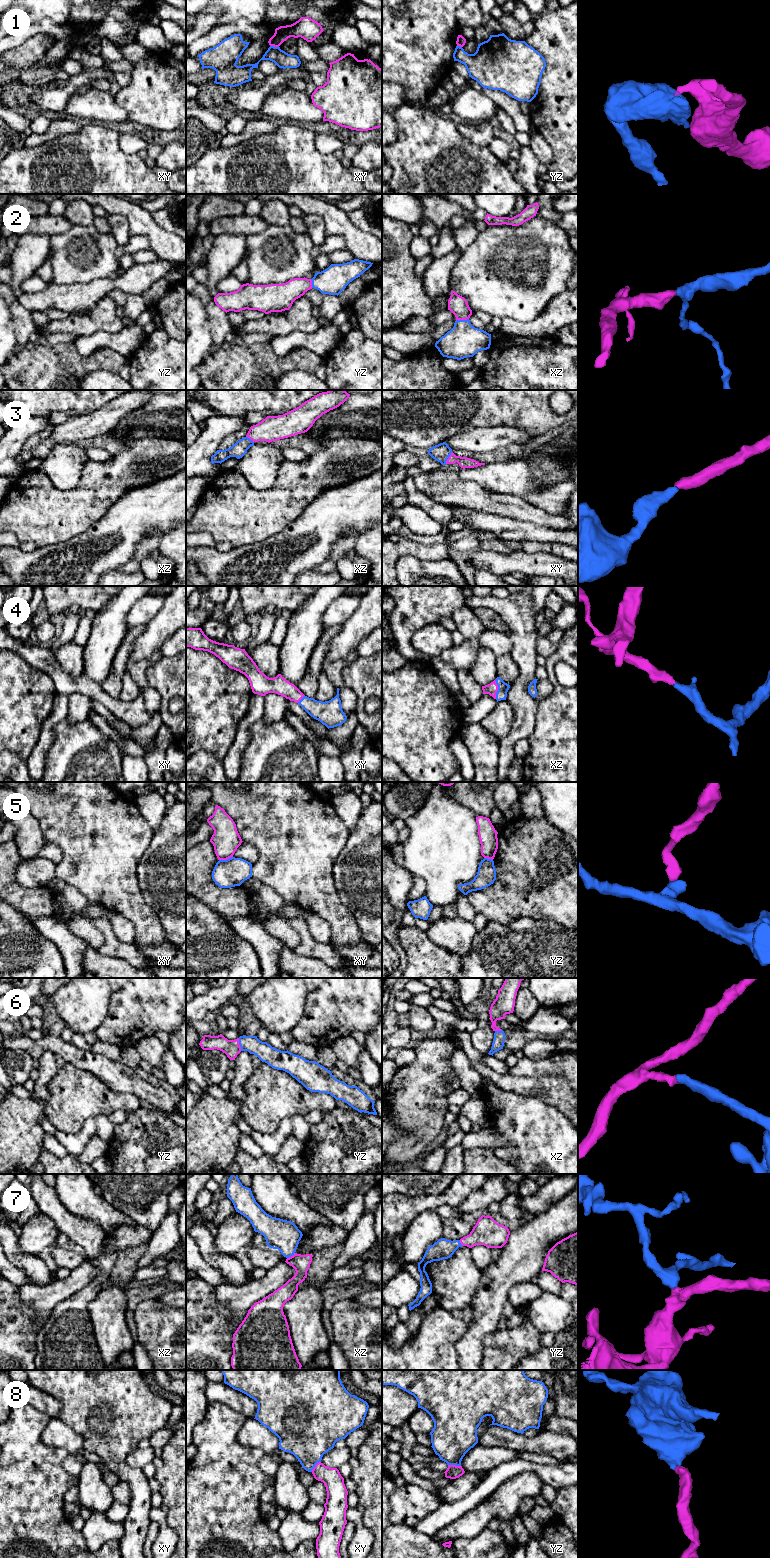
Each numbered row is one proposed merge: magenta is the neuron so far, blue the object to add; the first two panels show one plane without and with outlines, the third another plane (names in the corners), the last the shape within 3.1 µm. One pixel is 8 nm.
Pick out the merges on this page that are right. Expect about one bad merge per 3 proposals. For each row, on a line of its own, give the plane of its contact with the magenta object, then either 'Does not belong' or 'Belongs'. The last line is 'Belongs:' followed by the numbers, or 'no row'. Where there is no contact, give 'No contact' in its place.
1: Touches magenta in xy. Does not belong
2: Touches magenta in xz. Belongs
3: Touches magenta in xy. Belongs
4: Touches magenta in xz. Belongs
5: Touches magenta in xy. Does not belong
6: Touches magenta in yz. Belongs
7: Touches magenta in xz. Belongs
8: Touches magenta in yz. Belongs
Belongs: 2, 3, 4, 6, 7, 8

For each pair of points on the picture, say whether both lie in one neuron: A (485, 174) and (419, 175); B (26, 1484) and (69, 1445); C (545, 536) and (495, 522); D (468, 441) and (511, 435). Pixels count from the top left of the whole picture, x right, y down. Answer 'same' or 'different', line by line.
A: same
B: different
C: same
D: same

